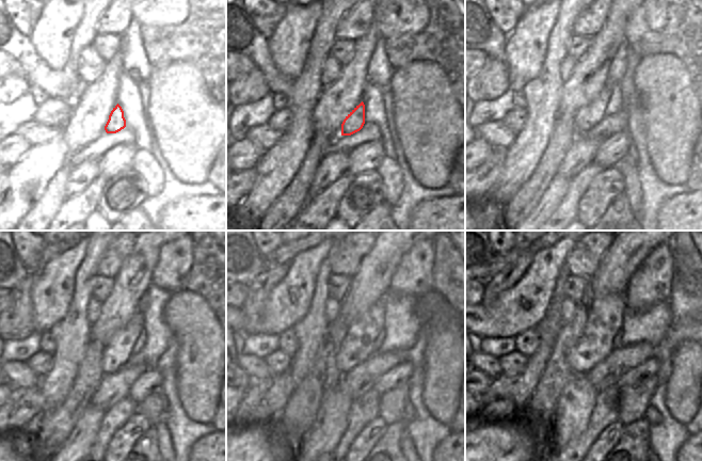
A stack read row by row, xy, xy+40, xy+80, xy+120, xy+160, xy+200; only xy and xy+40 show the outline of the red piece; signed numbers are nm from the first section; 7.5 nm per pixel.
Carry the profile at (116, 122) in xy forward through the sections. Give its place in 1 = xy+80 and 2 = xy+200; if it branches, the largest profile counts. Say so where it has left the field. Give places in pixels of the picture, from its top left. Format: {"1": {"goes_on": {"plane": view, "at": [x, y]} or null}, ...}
{"1": {"goes_on": {"plane": "xy+80", "at": [588, 116]}}, "2": {"goes_on": {"plane": "xy+200", "at": [605, 317]}}}

